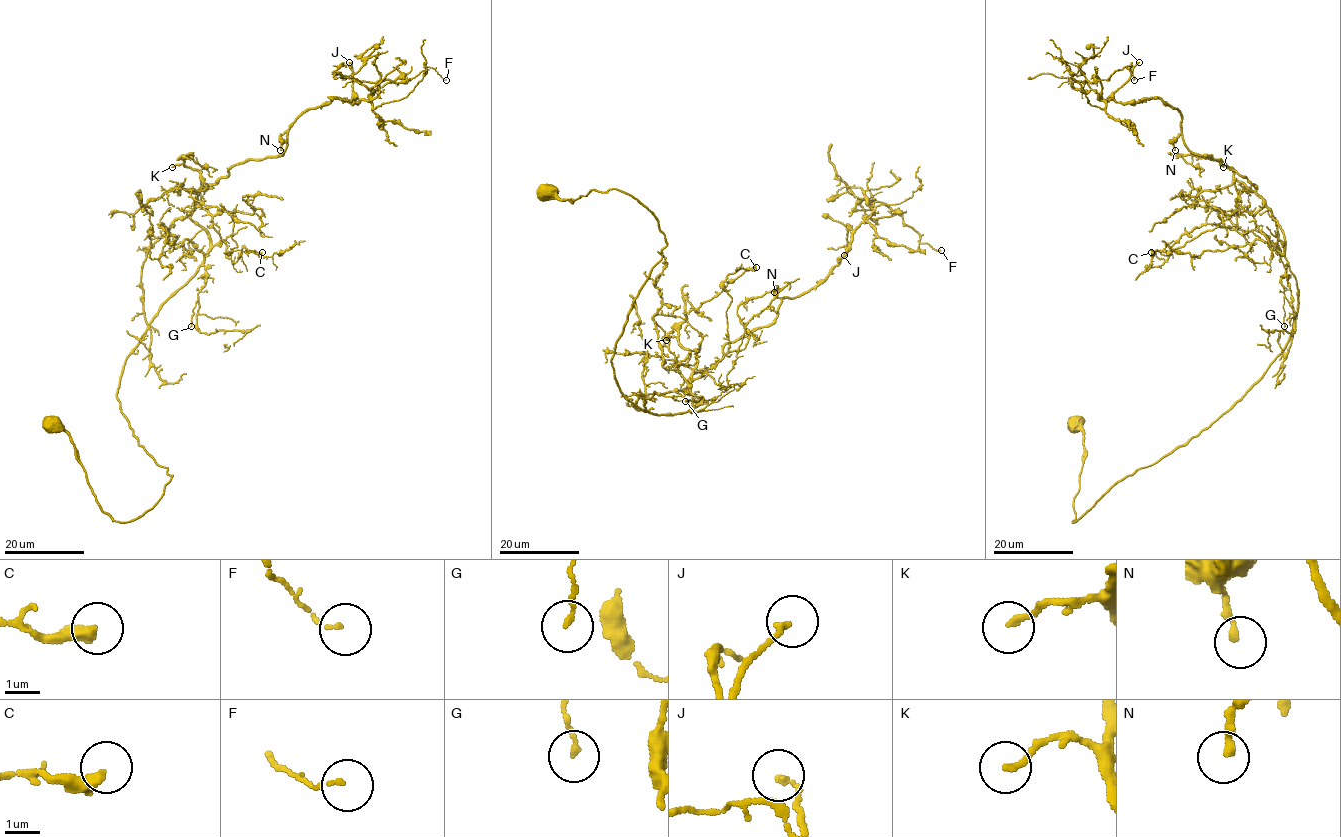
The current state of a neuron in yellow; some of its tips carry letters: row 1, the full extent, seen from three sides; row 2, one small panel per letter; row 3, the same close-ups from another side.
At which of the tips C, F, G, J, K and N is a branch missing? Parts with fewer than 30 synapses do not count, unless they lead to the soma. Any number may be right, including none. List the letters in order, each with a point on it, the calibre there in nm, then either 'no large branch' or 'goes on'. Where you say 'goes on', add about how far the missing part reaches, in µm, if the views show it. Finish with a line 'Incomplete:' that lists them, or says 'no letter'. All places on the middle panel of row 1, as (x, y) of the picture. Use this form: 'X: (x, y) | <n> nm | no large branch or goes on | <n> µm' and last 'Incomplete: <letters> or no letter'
C: (756, 267) | 360 nm | no large branch
F: (941, 250) | 90 nm | no large branch
G: (685, 401) | 140 nm | no large branch
J: (844, 255) | 180 nm | no large branch
K: (666, 340) | 180 nm | no large branch
N: (774, 292) | 220 nm | no large branch
Incomplete: no letter

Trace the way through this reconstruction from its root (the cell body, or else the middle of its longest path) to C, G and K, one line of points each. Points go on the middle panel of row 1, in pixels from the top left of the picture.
C: (546, 193), (622, 190), (664, 234), (611, 359), (639, 410), (723, 357), (723, 282), (756, 267)
G: (546, 193), (619, 189), (653, 214), (667, 245), (611, 365), (642, 411), (684, 413), (701, 399), (685, 401)
K: (546, 193), (622, 190), (664, 234), (611, 359), (639, 410), (640, 397), (691, 379), (696, 352), (666, 340)

